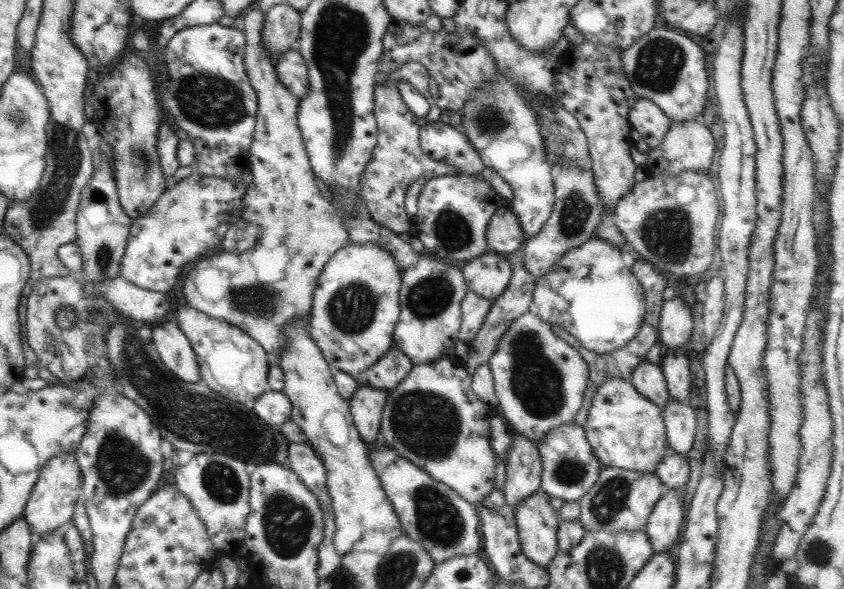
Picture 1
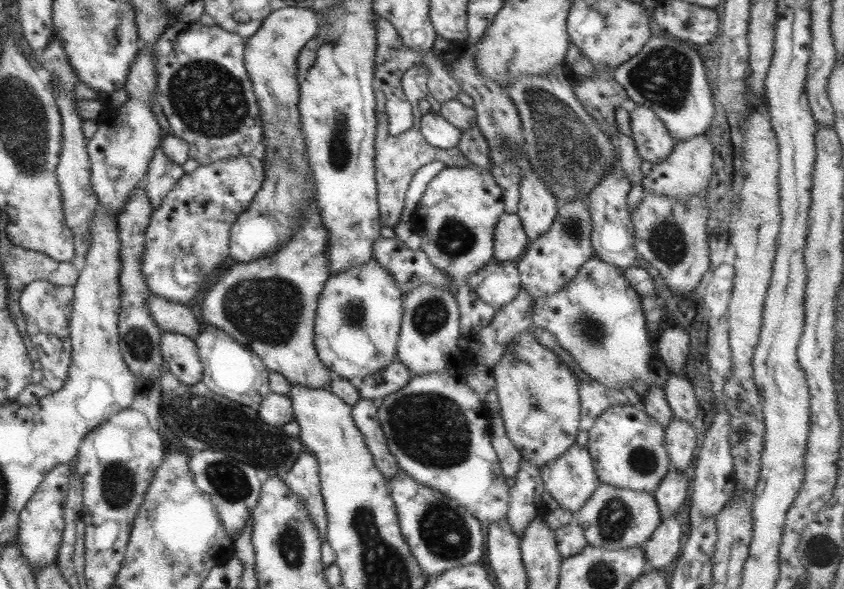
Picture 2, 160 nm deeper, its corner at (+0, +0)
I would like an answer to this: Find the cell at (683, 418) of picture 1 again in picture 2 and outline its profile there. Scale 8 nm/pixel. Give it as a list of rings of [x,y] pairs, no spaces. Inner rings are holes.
[[[673,418],[665,428],[665,448],[672,468],[684,472],[694,458],[696,430],[690,422]]]

